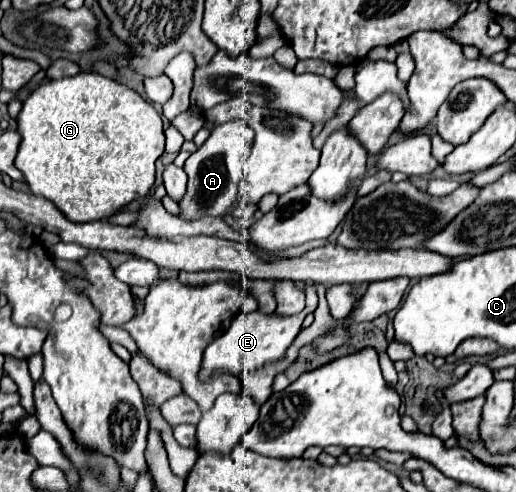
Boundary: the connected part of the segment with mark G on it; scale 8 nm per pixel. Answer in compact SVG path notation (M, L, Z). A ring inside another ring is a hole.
M80 72L74 78L52 80L24 100L18 114L22 144L16 168L24 174L30 190L54 202L72 222L94 222L112 218L126 204L146 196L156 180L156 160L164 152L162 118L134 90L96 72Z

